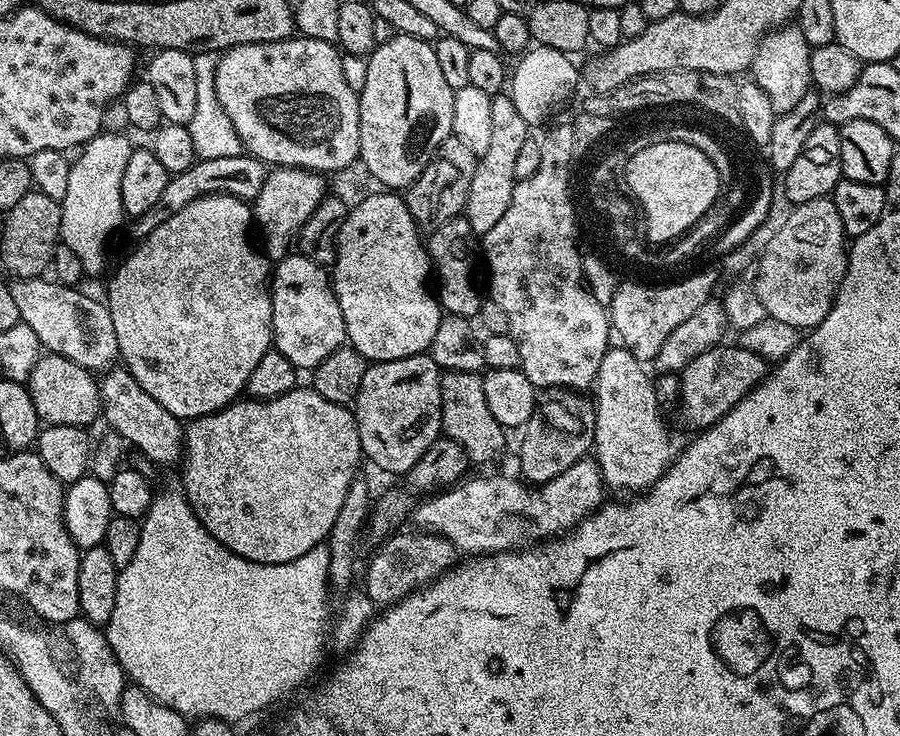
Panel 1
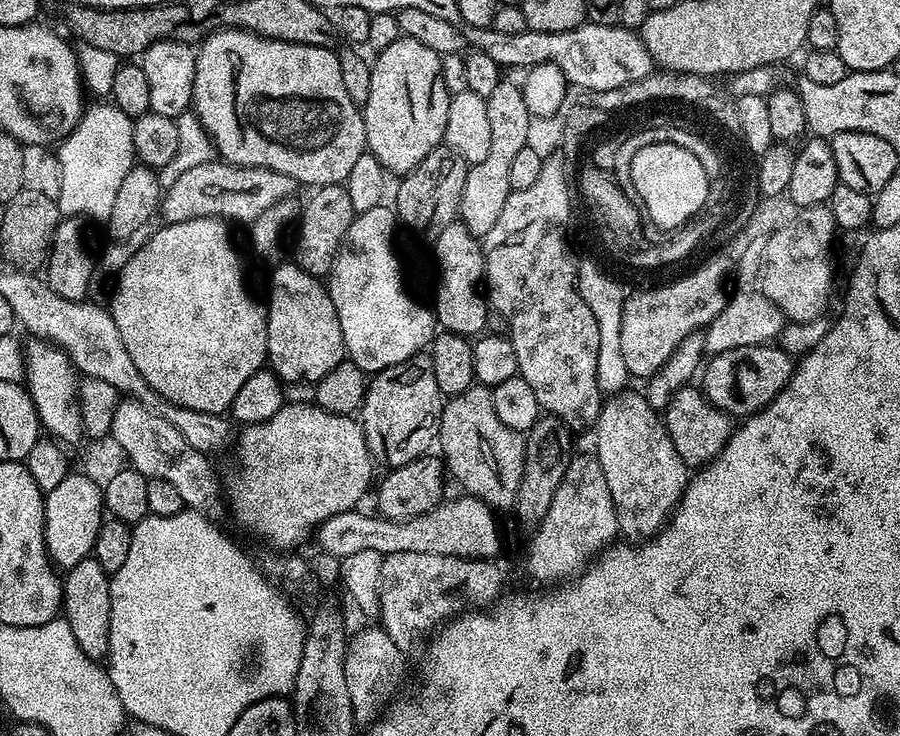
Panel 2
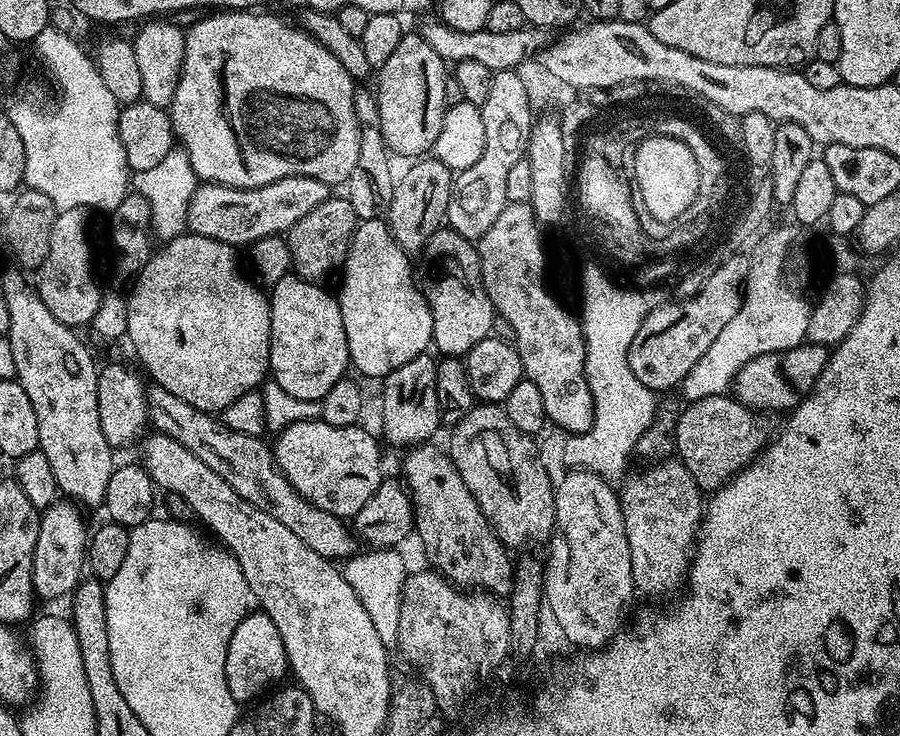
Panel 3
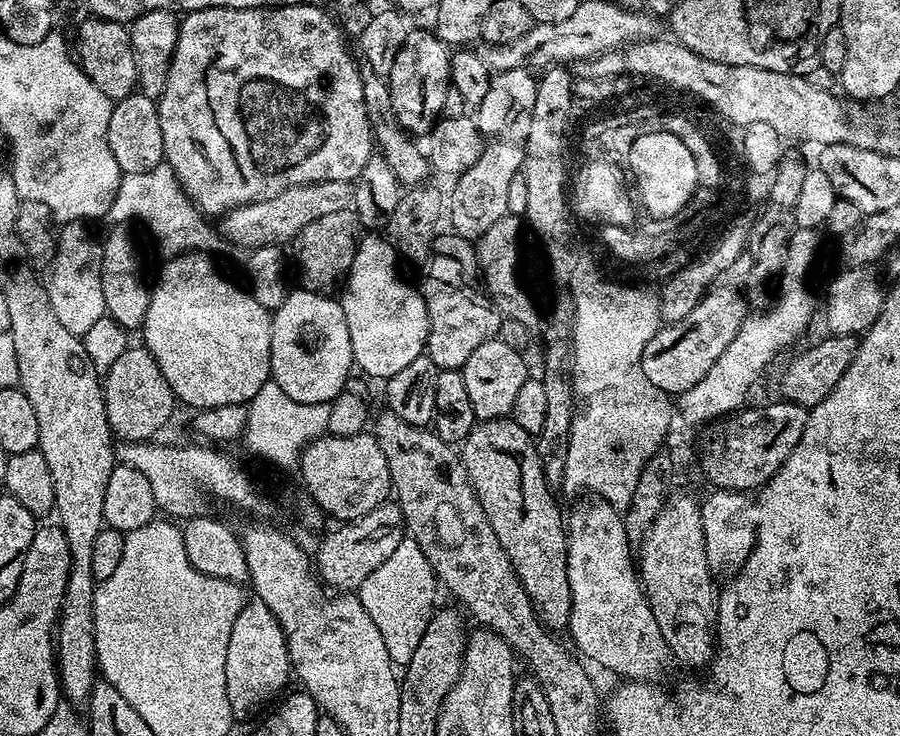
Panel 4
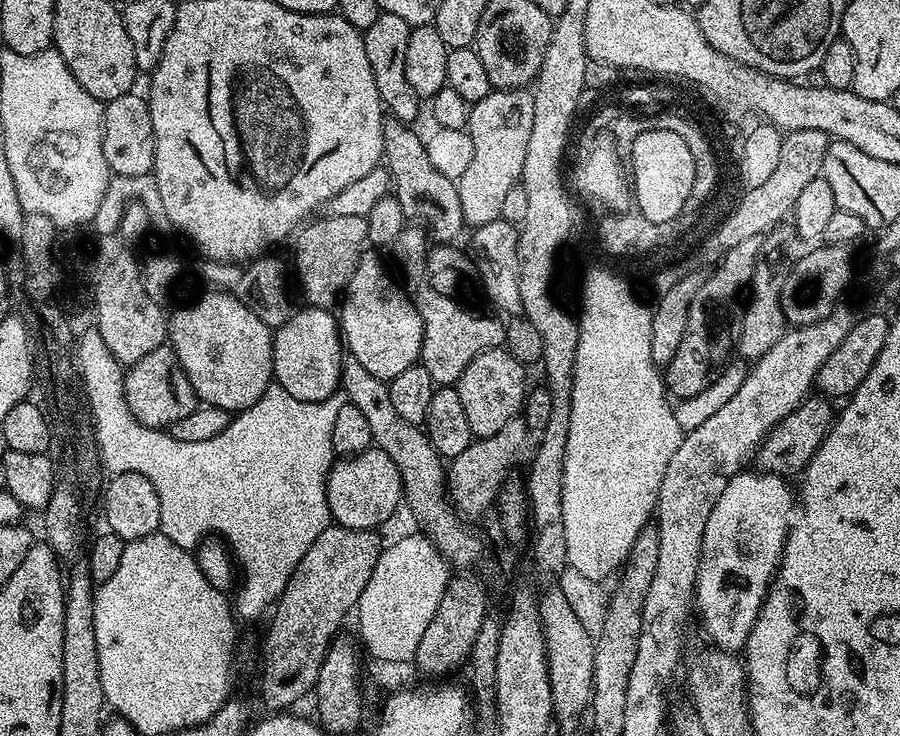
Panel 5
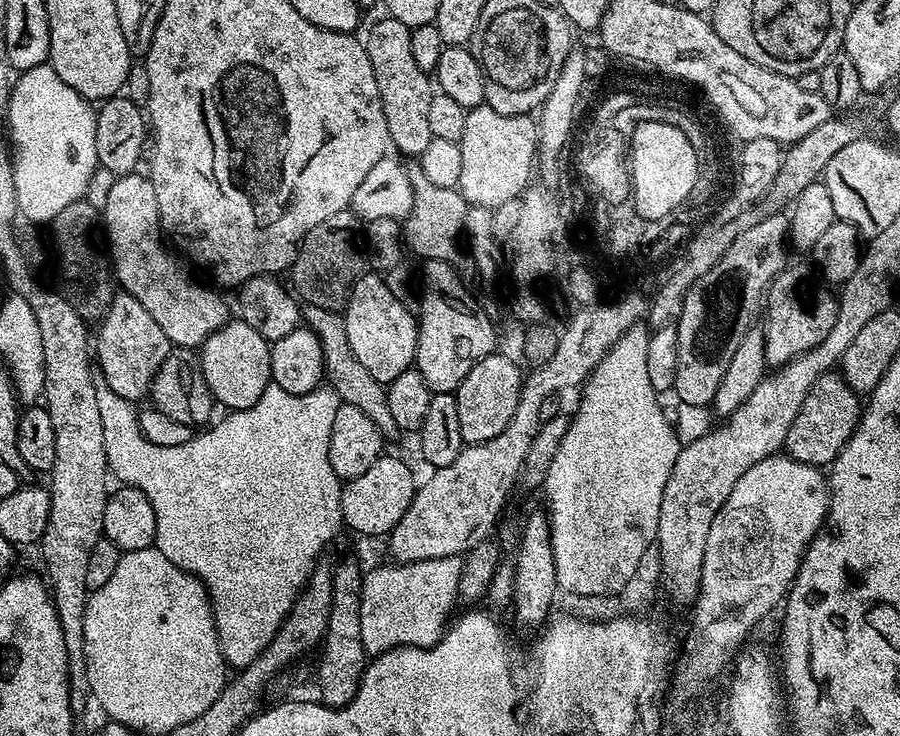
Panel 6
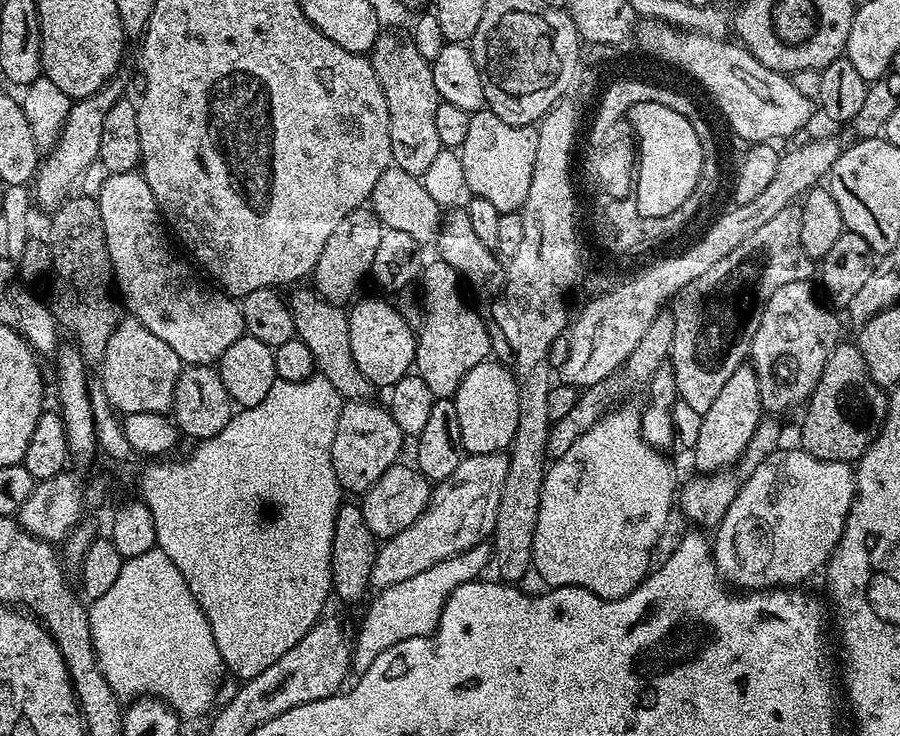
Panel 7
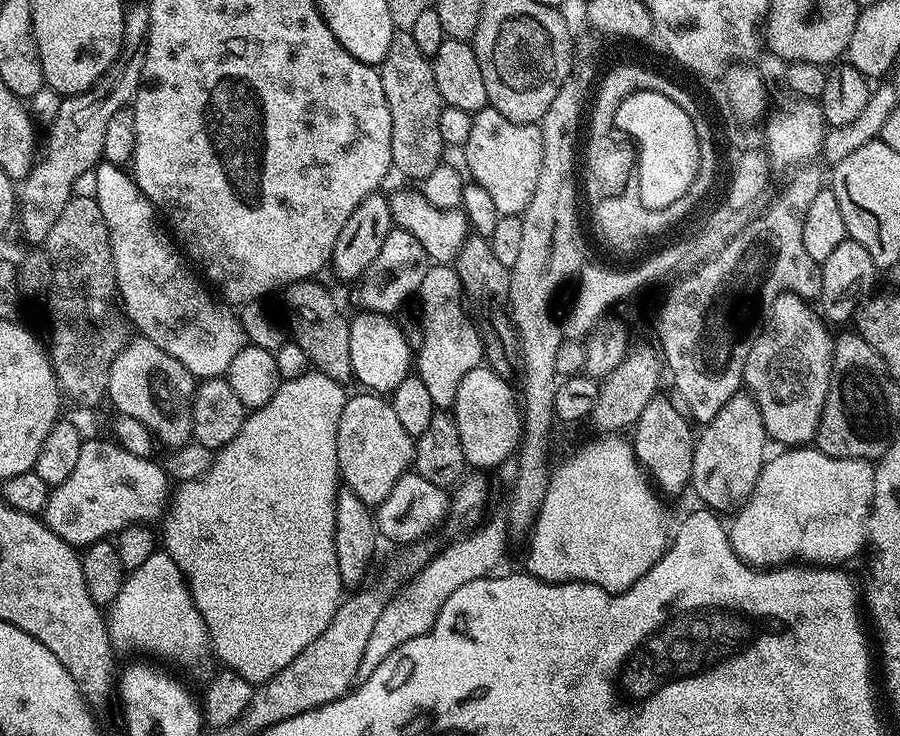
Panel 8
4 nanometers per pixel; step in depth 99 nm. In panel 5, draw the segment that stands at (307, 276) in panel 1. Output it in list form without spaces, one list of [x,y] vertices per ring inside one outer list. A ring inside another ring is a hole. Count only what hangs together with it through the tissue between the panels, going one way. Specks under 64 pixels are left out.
[[[304,306],[301,312],[293,311],[287,322],[275,329],[272,337],[272,375],[275,383],[280,384],[286,394],[294,394],[294,398],[302,402],[325,400],[337,391],[340,383],[340,348],[342,352],[342,332],[337,317],[329,309]]]

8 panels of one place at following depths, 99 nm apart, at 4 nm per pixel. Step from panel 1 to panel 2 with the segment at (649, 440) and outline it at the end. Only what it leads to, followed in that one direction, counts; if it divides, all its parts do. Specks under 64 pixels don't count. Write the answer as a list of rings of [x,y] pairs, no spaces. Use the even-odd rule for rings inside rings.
[[[621,390],[603,401],[600,417],[596,419],[594,425],[594,433],[596,432],[594,455],[602,466],[602,475],[606,478],[606,486],[614,502],[616,521],[620,527],[619,535],[628,542],[643,542],[651,540],[668,523],[688,488],[690,469],[678,454],[678,450],[674,450],[674,442],[670,442],[670,434],[664,429],[661,413],[651,408],[639,391],[628,391]]]

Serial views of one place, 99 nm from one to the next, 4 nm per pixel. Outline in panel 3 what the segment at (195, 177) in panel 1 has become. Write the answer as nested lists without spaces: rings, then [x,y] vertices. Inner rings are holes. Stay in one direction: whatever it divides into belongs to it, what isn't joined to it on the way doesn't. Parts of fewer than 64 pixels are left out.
[[[287,176],[261,188],[231,188],[204,182],[188,203],[186,228],[189,233],[214,238],[223,244],[250,246],[255,240],[287,233],[298,218],[306,218],[329,195],[329,185],[309,176]]]

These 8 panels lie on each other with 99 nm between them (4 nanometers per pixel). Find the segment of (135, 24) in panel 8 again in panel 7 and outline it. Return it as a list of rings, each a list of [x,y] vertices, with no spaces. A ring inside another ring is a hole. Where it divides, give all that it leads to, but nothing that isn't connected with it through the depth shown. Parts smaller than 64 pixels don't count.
[[[113,78],[84,100],[73,103],[68,111],[68,117],[64,119],[64,128],[60,131],[60,137],[53,145],[48,162],[43,163],[38,177],[35,179],[36,200],[40,204],[52,204],[56,206],[61,203],[64,186],[72,179],[76,180],[91,164],[97,163],[100,155],[100,143],[102,142],[102,121],[106,119],[106,110],[114,106],[116,101],[125,95],[124,84],[120,78]]]

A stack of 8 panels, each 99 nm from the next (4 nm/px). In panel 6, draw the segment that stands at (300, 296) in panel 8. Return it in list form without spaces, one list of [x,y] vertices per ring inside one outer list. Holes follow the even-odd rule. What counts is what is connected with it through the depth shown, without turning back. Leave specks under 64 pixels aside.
[[[304,304],[302,320],[307,327],[311,328],[314,335],[320,337],[320,346],[324,351],[326,380],[331,388],[340,395],[341,401],[358,406],[358,410],[362,410],[362,414],[366,414],[366,418],[370,418],[370,422],[374,422],[374,426],[380,428],[380,432],[385,438],[397,435],[398,429],[390,414],[390,402],[385,385],[379,384],[374,378],[374,374],[370,374],[370,370],[366,370],[366,366],[362,366],[362,362],[358,362],[354,350],[350,350],[343,315],[330,308]]]

